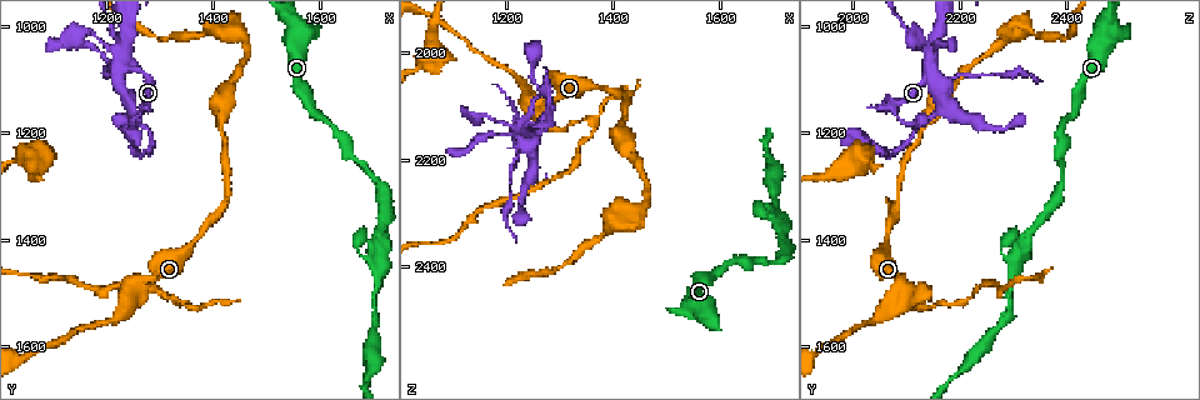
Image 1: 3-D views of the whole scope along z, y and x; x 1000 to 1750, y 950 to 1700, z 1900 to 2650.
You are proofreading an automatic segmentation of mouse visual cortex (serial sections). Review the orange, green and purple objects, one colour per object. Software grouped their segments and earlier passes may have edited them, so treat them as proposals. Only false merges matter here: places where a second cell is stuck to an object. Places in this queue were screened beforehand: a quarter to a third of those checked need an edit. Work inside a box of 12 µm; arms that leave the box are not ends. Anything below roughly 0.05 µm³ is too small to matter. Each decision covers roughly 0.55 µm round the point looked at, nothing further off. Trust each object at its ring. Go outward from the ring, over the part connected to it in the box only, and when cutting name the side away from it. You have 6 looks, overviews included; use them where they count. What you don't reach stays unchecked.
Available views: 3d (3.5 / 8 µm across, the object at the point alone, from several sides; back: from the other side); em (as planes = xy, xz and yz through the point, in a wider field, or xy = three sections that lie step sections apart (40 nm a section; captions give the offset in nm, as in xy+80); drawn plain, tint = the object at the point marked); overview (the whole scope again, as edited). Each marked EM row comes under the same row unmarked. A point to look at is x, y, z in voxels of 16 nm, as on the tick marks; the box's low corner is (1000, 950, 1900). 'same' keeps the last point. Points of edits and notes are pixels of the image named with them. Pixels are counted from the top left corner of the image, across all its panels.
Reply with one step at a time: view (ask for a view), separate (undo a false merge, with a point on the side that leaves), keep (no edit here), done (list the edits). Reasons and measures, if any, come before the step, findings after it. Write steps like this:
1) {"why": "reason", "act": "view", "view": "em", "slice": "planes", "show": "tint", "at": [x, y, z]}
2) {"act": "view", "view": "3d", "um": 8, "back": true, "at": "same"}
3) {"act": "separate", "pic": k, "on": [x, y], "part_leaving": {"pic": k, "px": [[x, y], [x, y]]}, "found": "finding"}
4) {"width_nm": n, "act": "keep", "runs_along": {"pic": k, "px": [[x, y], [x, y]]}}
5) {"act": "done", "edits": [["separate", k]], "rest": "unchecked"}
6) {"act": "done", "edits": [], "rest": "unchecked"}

{"why": "branch point", "act": "view", "view": "3d", "um": 3.5, "at": [1250, 1490, 2105]}

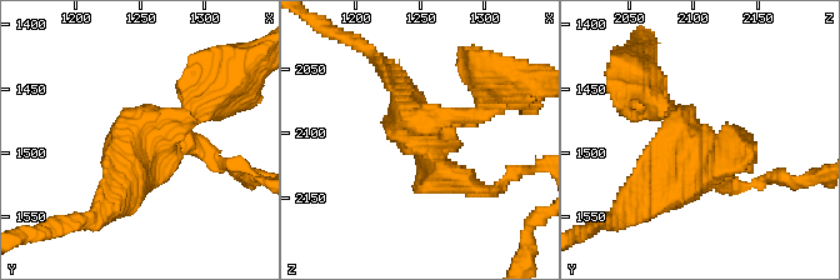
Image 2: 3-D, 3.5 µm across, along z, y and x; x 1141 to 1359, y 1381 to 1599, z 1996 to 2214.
{"act": "view", "view": "em", "slice": "xy", "step": 5, "show": "tint", "at": [1252, 1490, 2098]}

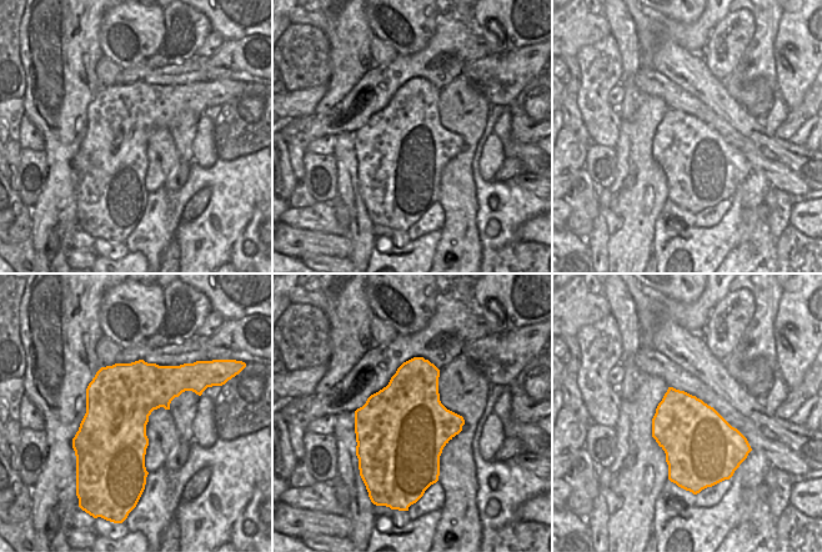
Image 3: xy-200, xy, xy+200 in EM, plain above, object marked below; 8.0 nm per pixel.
{"act": "separate", "pic": 2, "on": [468, 188], "part_leaving": {"pic": 2, "px": [[435, 158], [474, 189], [531, 170]]}, "found": "two cells meet here"}

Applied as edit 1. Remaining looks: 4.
{"why": "two arms at a narrow angle", "act": "view", "view": "3d", "um": 3.5, "at": [1235, 1055, 2150]}

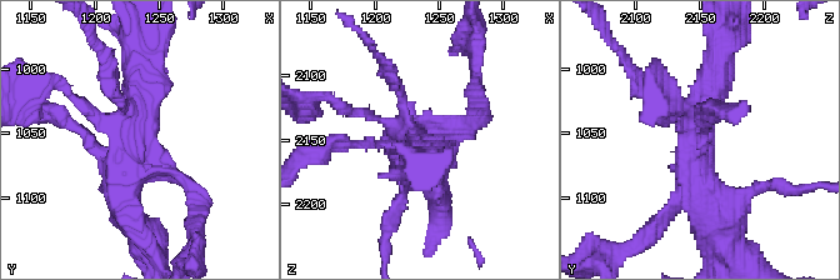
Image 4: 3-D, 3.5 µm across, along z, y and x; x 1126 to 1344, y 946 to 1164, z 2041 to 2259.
{"why": "now the EM", "act": "view", "view": "em", "slice": "planes", "show": "tint", "at": "same"}

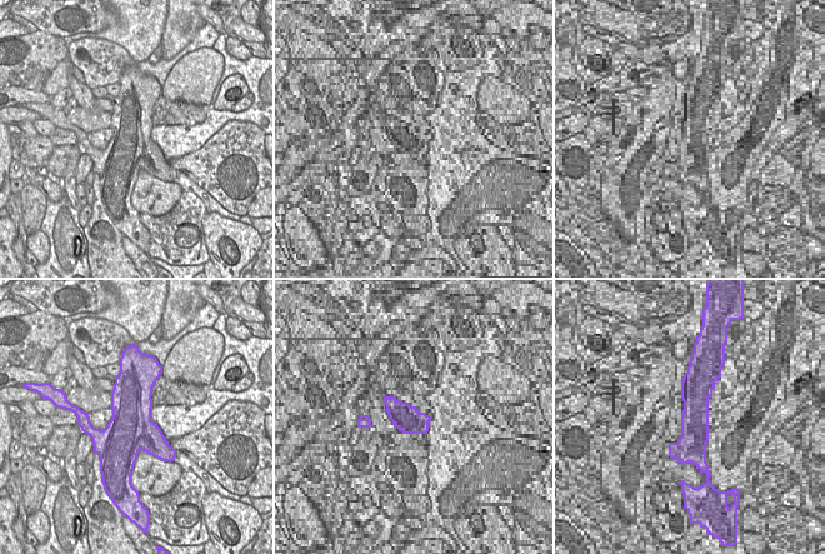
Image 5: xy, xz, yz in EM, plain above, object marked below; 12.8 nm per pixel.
{"act": "keep", "runs_along": {"pic": 4, "px": [[194, 191], [136, 141], [144, 65]]}, "found": "one cell here"}

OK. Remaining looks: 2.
{"why": "side arm on a straight run", "act": "view", "view": "3d", "um": 3.5, "at": [1700, 1425, 2315]}

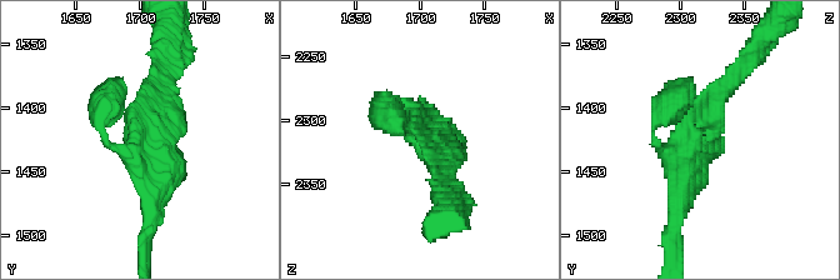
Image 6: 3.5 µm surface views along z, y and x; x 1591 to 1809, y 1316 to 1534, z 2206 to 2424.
{"why": "shape alone is not enough", "act": "view", "view": "em", "slice": "xy", "step": 3, "show": "tint", "at": [1700, 1426, 2312]}

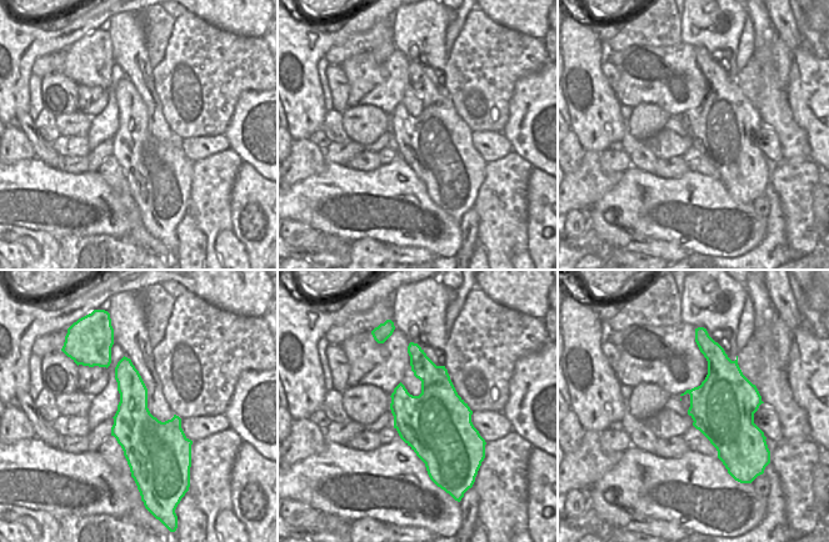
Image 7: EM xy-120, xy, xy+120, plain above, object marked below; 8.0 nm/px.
{"act": "keep", "runs_along": {"pic": 6, "px": [[443, 176], [439, 148], [398, 129]]}, "found": "continuous, no second cell"}

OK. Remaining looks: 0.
{"act": "done", "edits": [["separate", 2]], "rest": "unchecked"}

